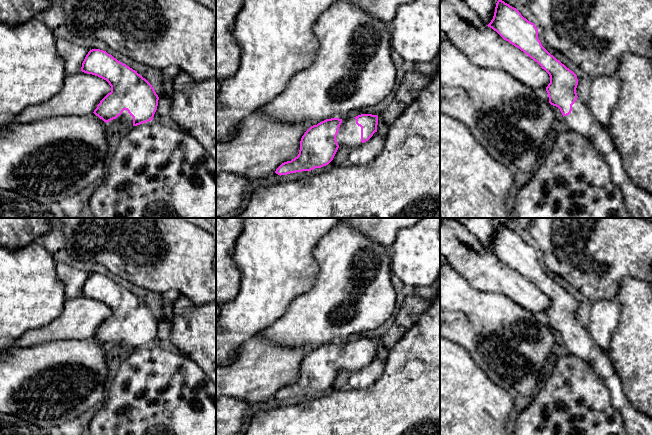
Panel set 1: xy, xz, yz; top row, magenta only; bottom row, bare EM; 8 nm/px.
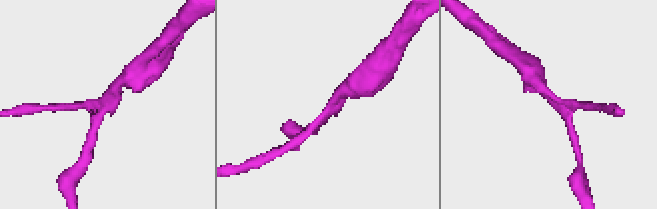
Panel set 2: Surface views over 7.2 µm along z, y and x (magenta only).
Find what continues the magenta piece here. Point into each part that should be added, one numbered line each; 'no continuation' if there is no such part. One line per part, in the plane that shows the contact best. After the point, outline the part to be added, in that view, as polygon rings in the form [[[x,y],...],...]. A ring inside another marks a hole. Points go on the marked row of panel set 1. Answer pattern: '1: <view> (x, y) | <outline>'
1: xy (125, 117) | [[[124,110],[116,119],[124,122],[127,126],[133,126],[133,117],[128,113],[127,110]]]

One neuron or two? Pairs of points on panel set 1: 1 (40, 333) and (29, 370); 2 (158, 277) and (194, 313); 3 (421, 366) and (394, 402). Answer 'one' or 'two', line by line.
1: two
2: two
3: one

